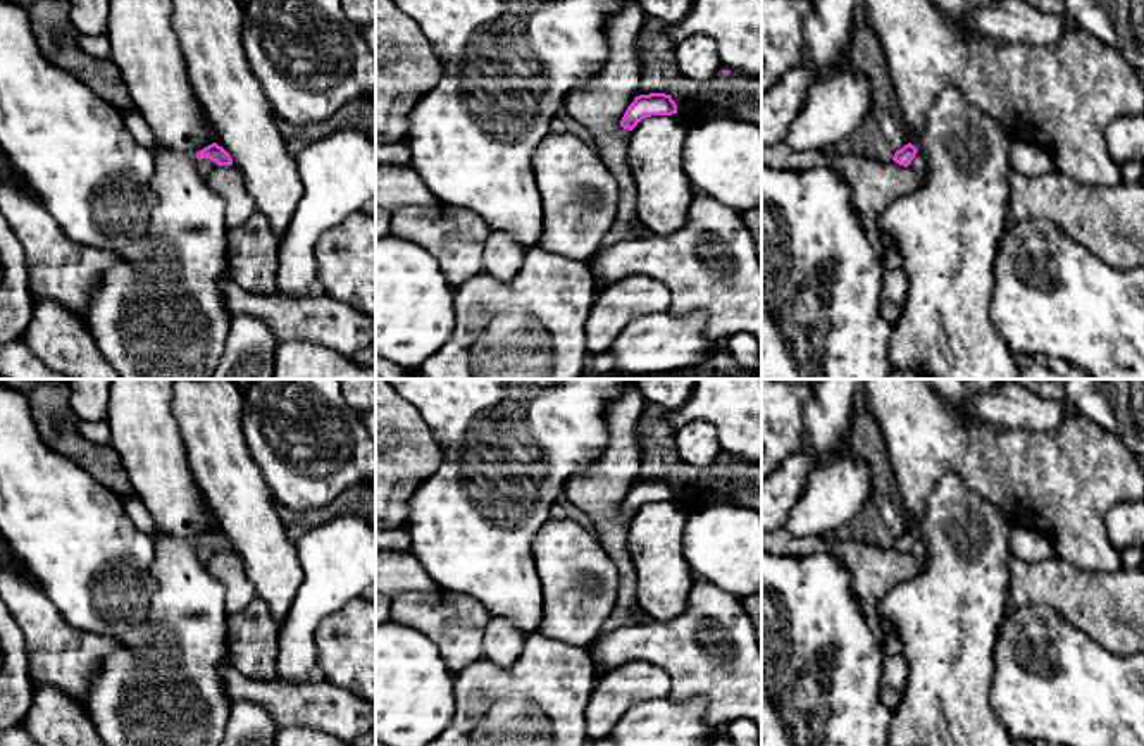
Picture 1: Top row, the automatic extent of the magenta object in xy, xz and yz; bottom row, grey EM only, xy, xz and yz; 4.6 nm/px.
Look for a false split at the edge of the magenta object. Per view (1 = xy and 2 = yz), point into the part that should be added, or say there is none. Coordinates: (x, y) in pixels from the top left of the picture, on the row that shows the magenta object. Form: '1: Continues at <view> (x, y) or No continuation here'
1: No continuation here
2: No continuation here

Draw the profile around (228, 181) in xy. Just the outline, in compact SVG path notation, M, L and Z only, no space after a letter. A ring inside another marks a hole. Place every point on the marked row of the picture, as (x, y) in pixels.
M217 165L205 181L226 202L224 219L229 229L239 227L257 210L236 165Z

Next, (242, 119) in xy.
M172 0L171 26L214 140L241 171L246 191L281 245L303 183L296 155L288 150L248 64L243 22L239 0Z

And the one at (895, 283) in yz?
M887 269L882 276L879 312L886 322L894 326L908 298L908 277L903 269Z

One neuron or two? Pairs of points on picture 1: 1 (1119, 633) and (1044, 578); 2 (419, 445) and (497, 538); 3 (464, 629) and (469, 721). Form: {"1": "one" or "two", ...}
{"1": "one", "2": "two", "3": "two"}

